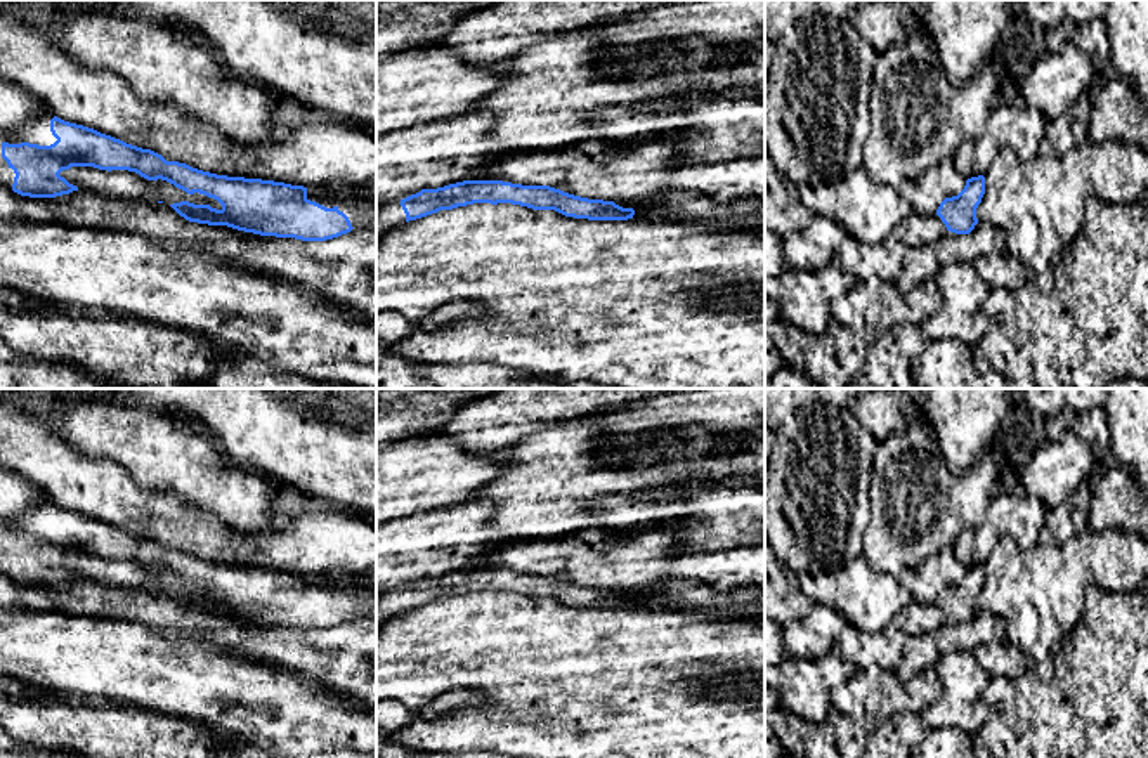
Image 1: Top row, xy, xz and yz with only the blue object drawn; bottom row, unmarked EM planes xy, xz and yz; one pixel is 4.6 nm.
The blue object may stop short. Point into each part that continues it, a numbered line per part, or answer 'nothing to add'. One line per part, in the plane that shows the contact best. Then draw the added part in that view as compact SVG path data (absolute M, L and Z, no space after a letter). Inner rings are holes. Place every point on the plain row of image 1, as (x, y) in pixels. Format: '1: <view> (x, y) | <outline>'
1: xy (39, 521) | M52 501L43 503L42 506L17 515L12 520L0 520L0 572L3 576L12 578L14 572L14 559L7 553L7 550L2 546L2 533L21 533L21 531L29 531L29 533L38 533L38 534L50 534L57 527L50 520L50 508L54 506Z
2: xy (361, 601) | M376 572L373 574L359 574L368 585L362 588L345 588L345 586L323 586L314 581L314 578L307 578L307 588L316 590L326 597L336 595L343 600L352 616L376 616Z

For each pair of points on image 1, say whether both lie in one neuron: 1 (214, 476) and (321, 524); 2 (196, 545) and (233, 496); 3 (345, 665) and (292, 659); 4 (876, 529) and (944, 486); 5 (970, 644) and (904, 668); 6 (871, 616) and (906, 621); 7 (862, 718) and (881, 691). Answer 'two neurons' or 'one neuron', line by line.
1: two neurons
2: two neurons
3: one neuron
4: one neuron
5: one neuron
6: two neurons
7: one neuron

